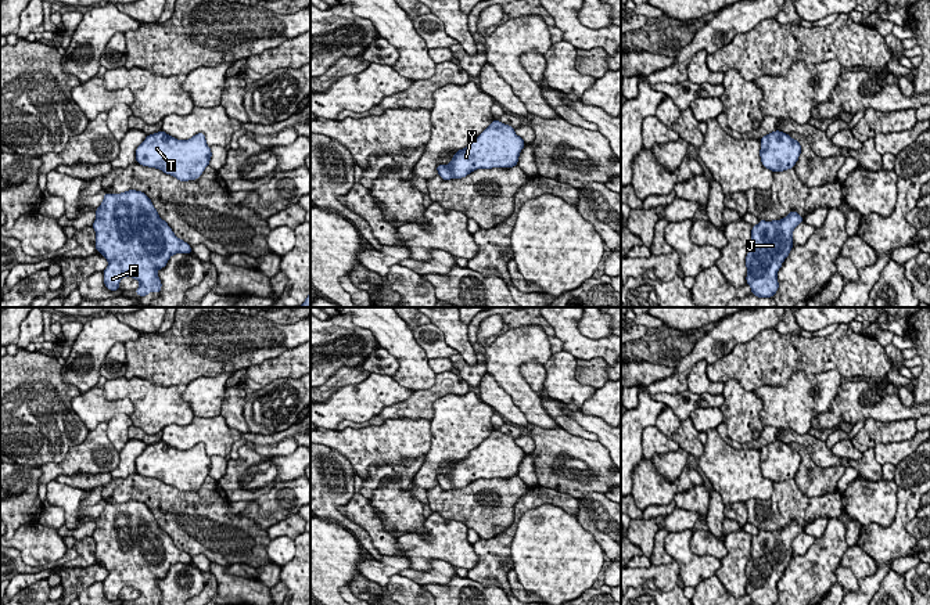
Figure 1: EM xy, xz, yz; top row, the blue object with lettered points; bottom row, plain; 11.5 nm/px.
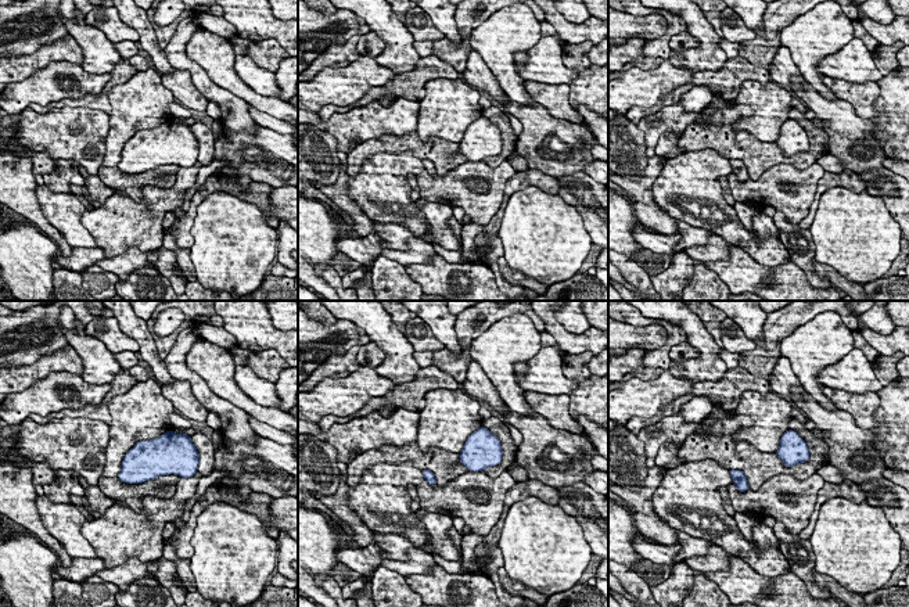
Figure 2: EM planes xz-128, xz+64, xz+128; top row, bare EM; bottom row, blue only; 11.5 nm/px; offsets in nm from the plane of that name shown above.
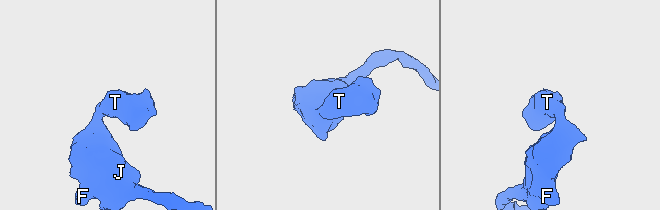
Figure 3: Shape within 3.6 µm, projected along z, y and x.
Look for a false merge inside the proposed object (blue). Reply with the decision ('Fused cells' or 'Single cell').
Single cell

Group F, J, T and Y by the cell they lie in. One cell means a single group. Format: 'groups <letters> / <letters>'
groups F J T Y

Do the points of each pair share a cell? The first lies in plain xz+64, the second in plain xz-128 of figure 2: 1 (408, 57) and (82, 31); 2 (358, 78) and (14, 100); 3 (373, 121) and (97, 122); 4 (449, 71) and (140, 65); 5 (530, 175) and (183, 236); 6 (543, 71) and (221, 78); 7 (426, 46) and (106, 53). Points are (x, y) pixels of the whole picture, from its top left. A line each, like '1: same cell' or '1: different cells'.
1: same cell
2: same cell
3: same cell
4: different cells
5: same cell
6: different cells
7: different cells

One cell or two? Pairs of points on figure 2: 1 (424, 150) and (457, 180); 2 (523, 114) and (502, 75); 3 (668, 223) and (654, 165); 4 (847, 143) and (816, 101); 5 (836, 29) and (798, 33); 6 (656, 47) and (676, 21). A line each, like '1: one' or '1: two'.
1: two
2: two
3: one
4: one
5: one
6: one

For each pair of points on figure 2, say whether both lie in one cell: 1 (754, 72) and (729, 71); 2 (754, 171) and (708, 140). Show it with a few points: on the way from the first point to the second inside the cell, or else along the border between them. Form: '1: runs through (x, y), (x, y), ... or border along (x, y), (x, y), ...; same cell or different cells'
1: runs through (748, 72), (735, 71); same cell
2: runs through (748, 158), (736, 146), (721, 140); same cell

